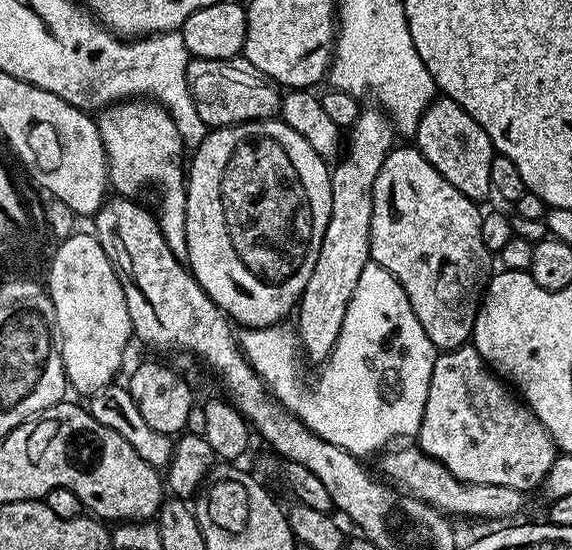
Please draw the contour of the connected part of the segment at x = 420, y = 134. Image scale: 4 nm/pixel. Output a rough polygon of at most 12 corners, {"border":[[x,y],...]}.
{"border":[[449,96],[414,147],[466,198],[493,195],[492,139]]}

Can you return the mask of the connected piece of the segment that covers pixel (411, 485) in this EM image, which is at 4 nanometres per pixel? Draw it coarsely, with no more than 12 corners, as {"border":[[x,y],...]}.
{"border":[[418,446],[379,453],[395,487],[453,517],[504,522],[519,488],[467,484]]}

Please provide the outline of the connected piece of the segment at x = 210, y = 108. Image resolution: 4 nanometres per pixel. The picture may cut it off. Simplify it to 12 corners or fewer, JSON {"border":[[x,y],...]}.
{"border":[[189,59],[188,93],[209,129],[270,120],[281,89],[226,60]]}

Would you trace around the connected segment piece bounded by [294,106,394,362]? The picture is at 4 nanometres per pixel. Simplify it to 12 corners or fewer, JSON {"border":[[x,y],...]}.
{"border":[[365,107],[331,169],[330,222],[294,312],[323,362],[370,263],[374,178],[394,125]]}

